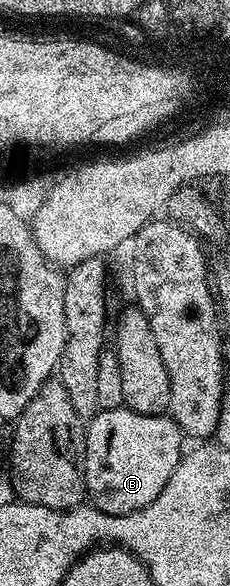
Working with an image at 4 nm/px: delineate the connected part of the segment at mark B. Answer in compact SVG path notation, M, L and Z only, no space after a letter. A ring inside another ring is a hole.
M122 408L120 410L100 410L94 418L88 419L87 429L85 431L85 489L88 497L91 499L92 505L97 506L108 514L130 514L139 508L147 508L147 504L154 502L159 496L159 492L163 492L167 480L171 480L171 472L175 472L175 468L181 462L183 457L181 441L183 441L183 435L172 417L159 414L140 414L128 408Z

